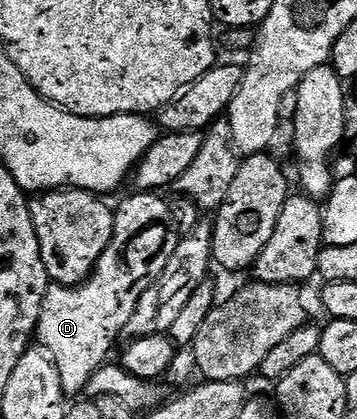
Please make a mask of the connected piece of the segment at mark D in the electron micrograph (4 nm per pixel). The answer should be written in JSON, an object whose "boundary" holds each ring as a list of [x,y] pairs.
{"boundary":[[[135,191],[132,192],[132,197],[127,197],[120,203],[119,209],[114,210],[115,214],[115,226],[113,227],[113,240],[109,243],[109,247],[105,247],[105,251],[101,255],[101,259],[96,263],[95,269],[91,272],[90,277],[87,280],[81,282],[79,285],[57,285],[54,283],[48,284],[47,294],[45,299],[41,303],[41,315],[39,316],[39,327],[37,330],[37,341],[40,346],[51,356],[53,363],[57,367],[57,371],[61,375],[61,383],[63,384],[63,392],[68,398],[75,399],[82,394],[85,383],[89,383],[89,379],[93,379],[95,372],[105,364],[108,364],[109,358],[107,357],[111,353],[111,348],[115,345],[115,340],[120,340],[123,337],[123,328],[125,323],[129,323],[130,317],[133,315],[133,311],[137,307],[137,299],[141,299],[141,295],[145,295],[145,291],[149,291],[149,287],[155,280],[161,275],[161,271],[165,271],[165,267],[169,263],[169,259],[173,255],[173,251],[177,247],[180,234],[175,230],[175,224],[173,223],[173,215],[171,214],[171,206],[166,200],[162,201],[162,196],[156,195],[151,191]]]}

